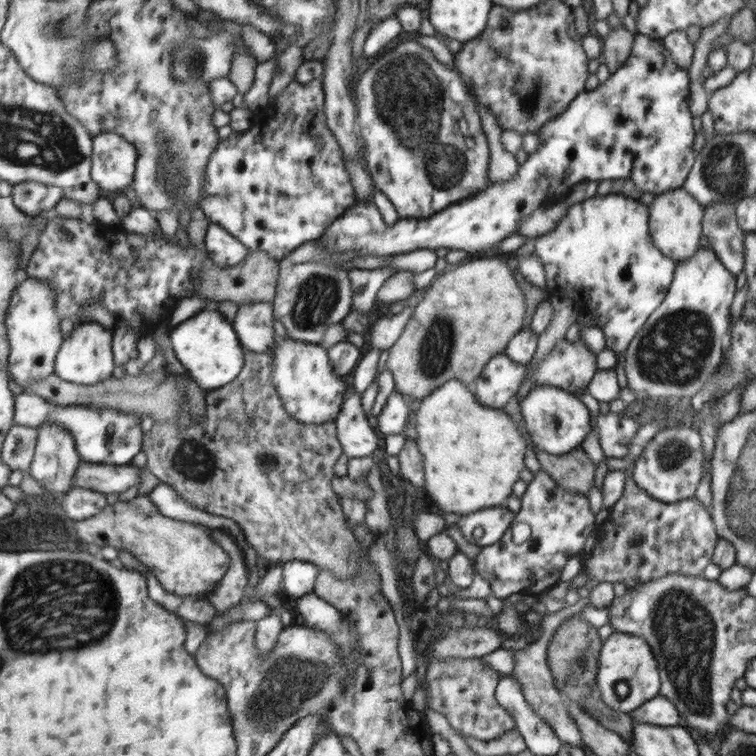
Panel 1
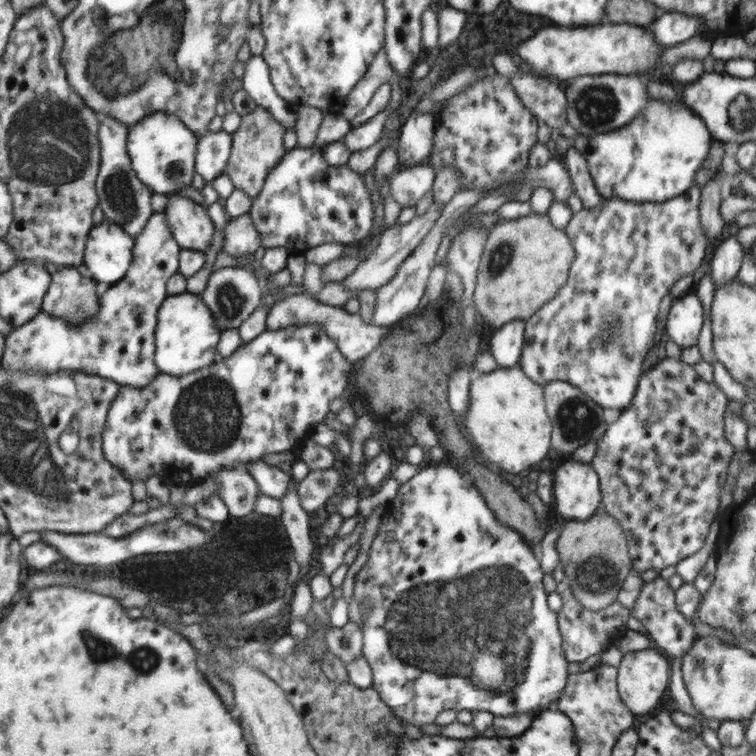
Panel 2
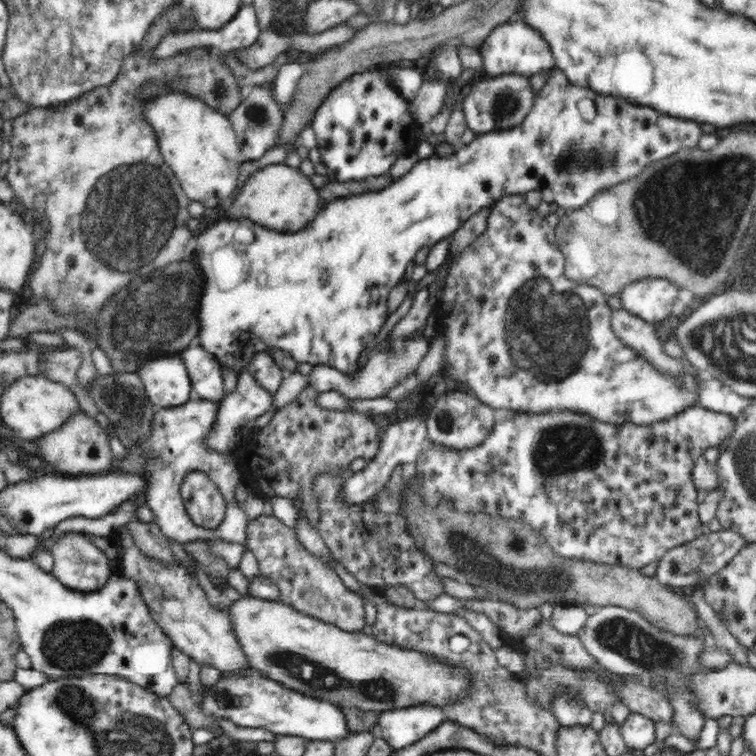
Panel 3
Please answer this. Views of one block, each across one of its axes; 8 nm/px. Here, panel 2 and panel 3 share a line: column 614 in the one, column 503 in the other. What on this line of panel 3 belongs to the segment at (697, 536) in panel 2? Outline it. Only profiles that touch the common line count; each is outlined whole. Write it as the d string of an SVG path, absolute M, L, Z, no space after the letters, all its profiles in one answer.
M703 406L685 408L674 415L674 420L666 419L666 424L654 424L654 428L638 428L638 424L602 424L601 420L592 419L590 416L574 416L572 411L562 411L562 416L550 416L548 412L514 411L514 414L503 422L494 422L494 426L486 432L486 438L476 447L456 449L454 447L429 447L421 450L416 464L418 476L426 480L422 484L422 496L426 496L426 504L438 504L442 496L450 496L462 513L484 513L490 512L492 517L509 518L510 520L524 521L530 528L541 533L555 553L561 557L580 559L583 561L598 561L600 564L623 564L630 568L642 568L652 562L656 562L673 548L681 544L689 543L695 538L701 537L708 532L707 526L701 523L698 517L698 489L694 485L692 472L708 448L717 447L732 434L736 420L731 415L711 411Z

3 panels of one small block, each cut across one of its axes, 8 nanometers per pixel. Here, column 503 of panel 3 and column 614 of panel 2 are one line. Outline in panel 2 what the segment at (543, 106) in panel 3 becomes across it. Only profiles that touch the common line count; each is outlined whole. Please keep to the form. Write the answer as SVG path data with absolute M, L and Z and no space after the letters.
M651 100L633 120L619 128L588 137L583 152L588 162L588 173L597 193L604 198L617 197L635 202L664 203L666 200L683 195L693 184L693 174L703 164L709 148L709 132L704 121L691 112L680 100L665 103Z

